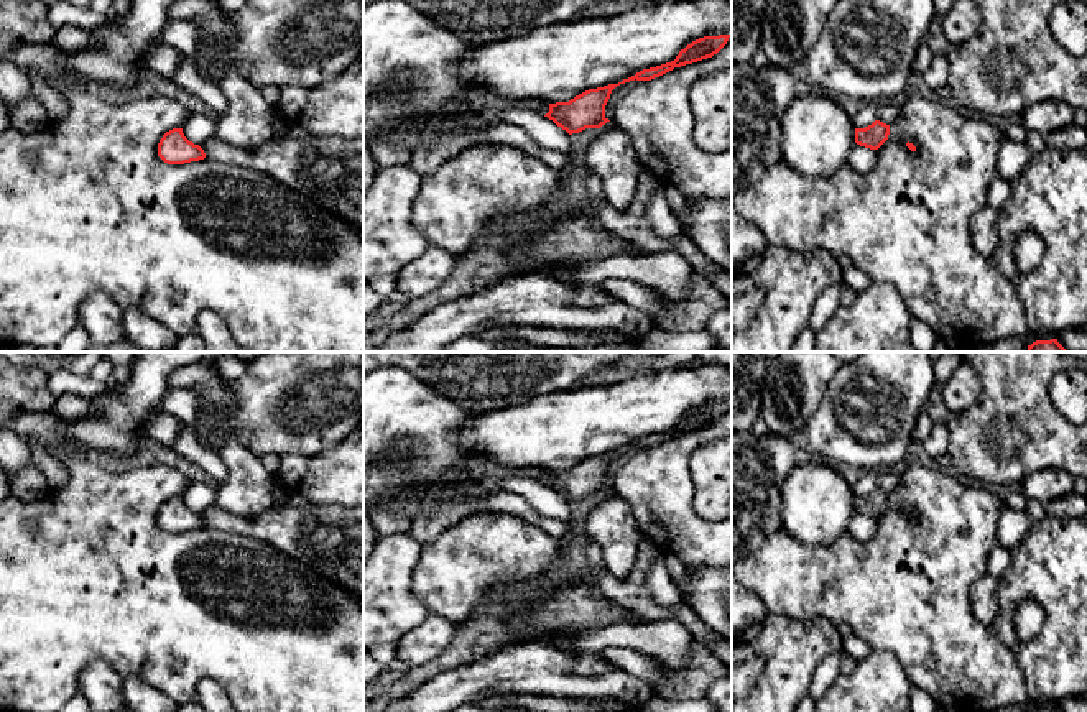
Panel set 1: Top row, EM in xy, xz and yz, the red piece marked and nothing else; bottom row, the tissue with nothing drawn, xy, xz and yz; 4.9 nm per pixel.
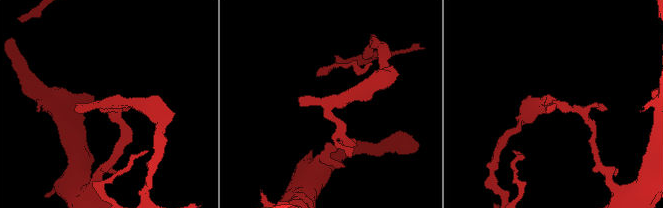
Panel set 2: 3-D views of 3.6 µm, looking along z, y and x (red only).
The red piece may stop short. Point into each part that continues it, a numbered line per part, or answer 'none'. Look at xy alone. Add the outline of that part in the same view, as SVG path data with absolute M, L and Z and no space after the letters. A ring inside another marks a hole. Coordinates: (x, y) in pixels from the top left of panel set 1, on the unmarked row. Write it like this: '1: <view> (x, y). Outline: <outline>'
none

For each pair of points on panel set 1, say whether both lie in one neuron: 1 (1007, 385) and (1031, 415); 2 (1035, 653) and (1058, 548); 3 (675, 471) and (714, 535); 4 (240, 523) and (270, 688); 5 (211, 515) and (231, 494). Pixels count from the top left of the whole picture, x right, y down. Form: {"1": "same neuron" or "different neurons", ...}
{"1": "same neuron", "2": "same neuron", "3": "same neuron", "4": "different neurons", "5": "different neurons"}

